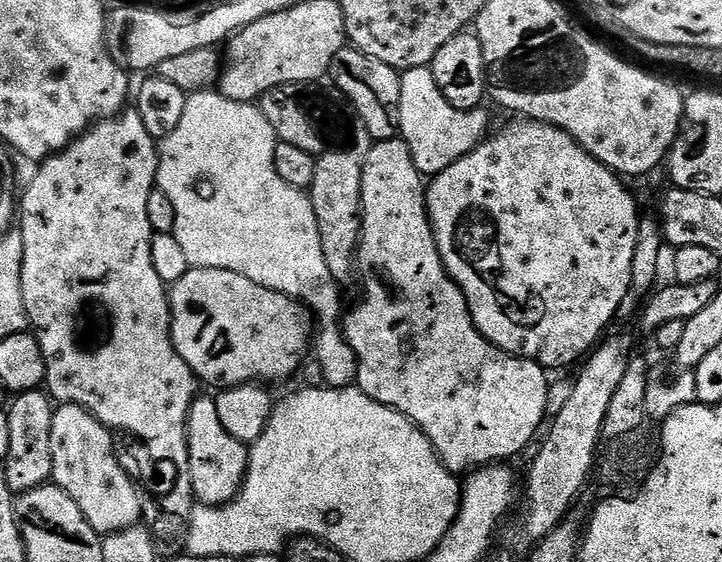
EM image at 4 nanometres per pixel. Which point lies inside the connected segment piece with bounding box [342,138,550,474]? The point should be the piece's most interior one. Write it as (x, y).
(418, 351)

